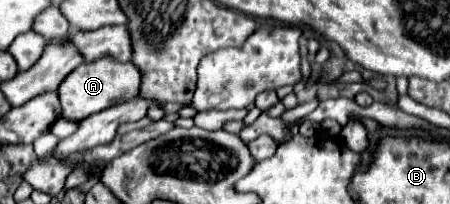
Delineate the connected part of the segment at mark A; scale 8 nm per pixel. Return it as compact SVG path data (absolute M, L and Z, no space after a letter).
M104 56L94 62L82 64L76 70L72 70L58 88L58 96L62 104L62 118L80 122L86 116L96 114L108 106L136 98L138 88L140 88L140 72L138 72L138 66L132 62L124 64L110 56Z

